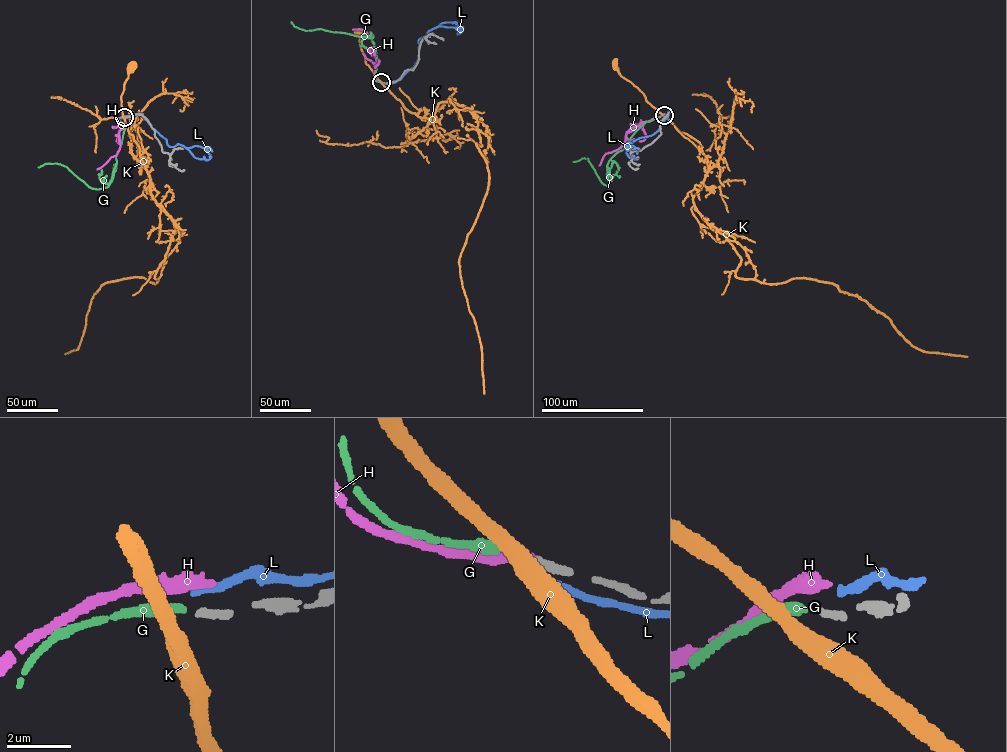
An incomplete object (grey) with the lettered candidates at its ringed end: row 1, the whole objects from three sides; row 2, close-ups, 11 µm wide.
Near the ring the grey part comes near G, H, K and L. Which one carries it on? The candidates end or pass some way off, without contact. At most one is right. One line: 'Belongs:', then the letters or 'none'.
Belongs: G

